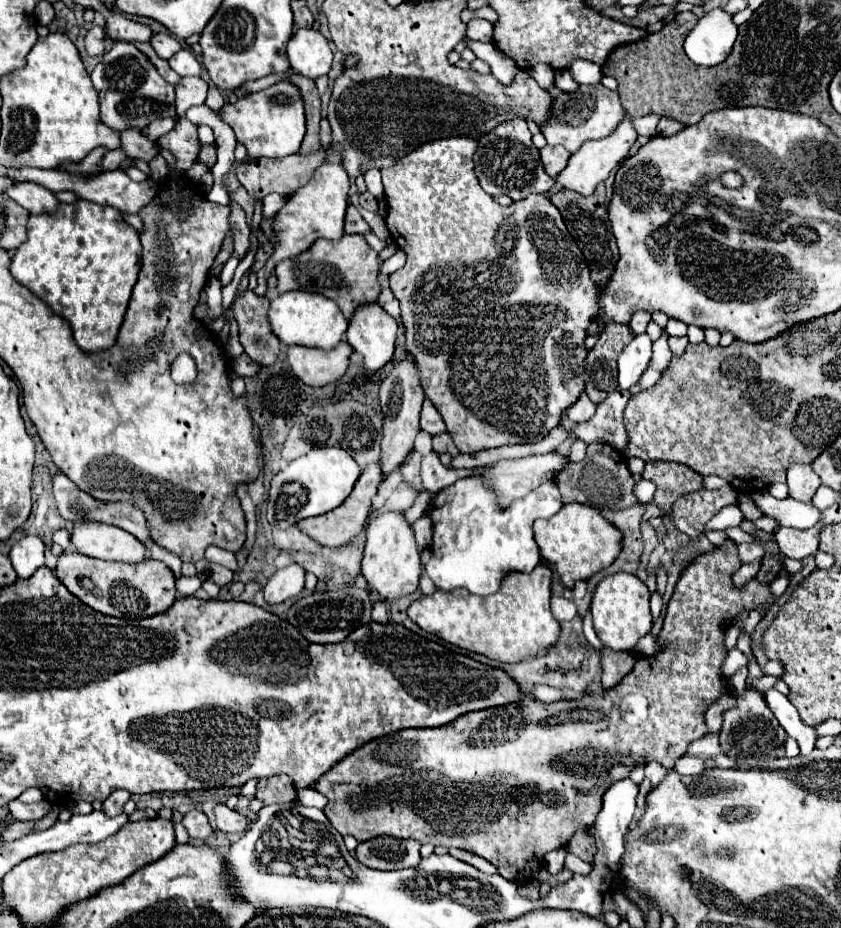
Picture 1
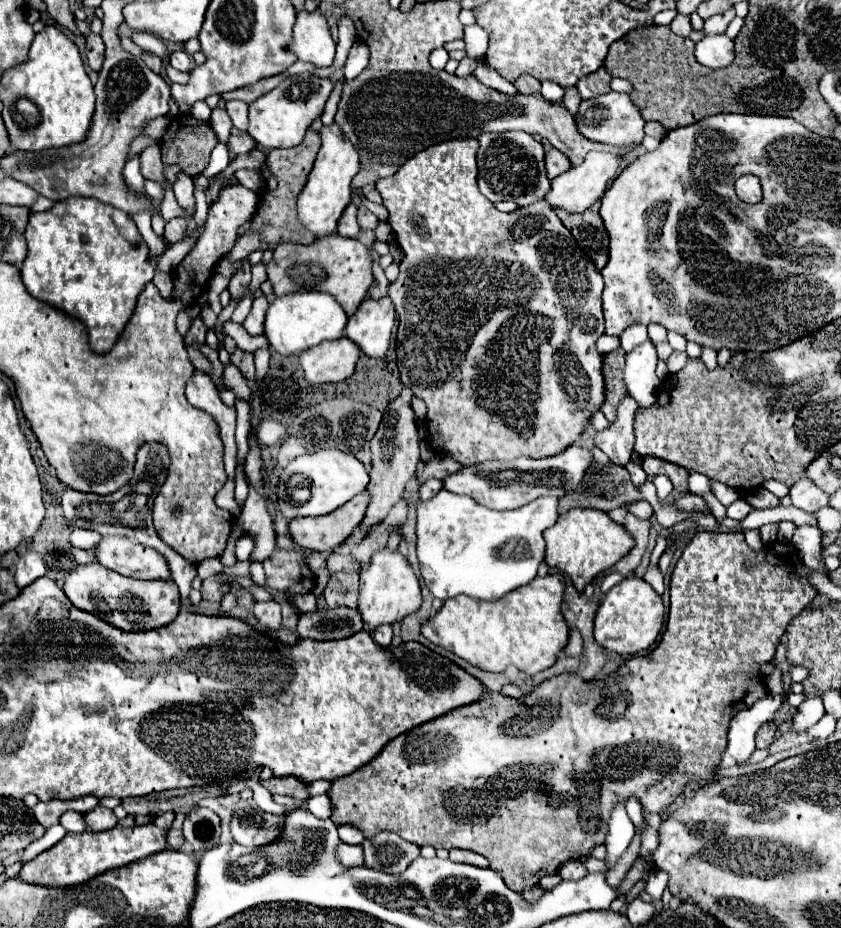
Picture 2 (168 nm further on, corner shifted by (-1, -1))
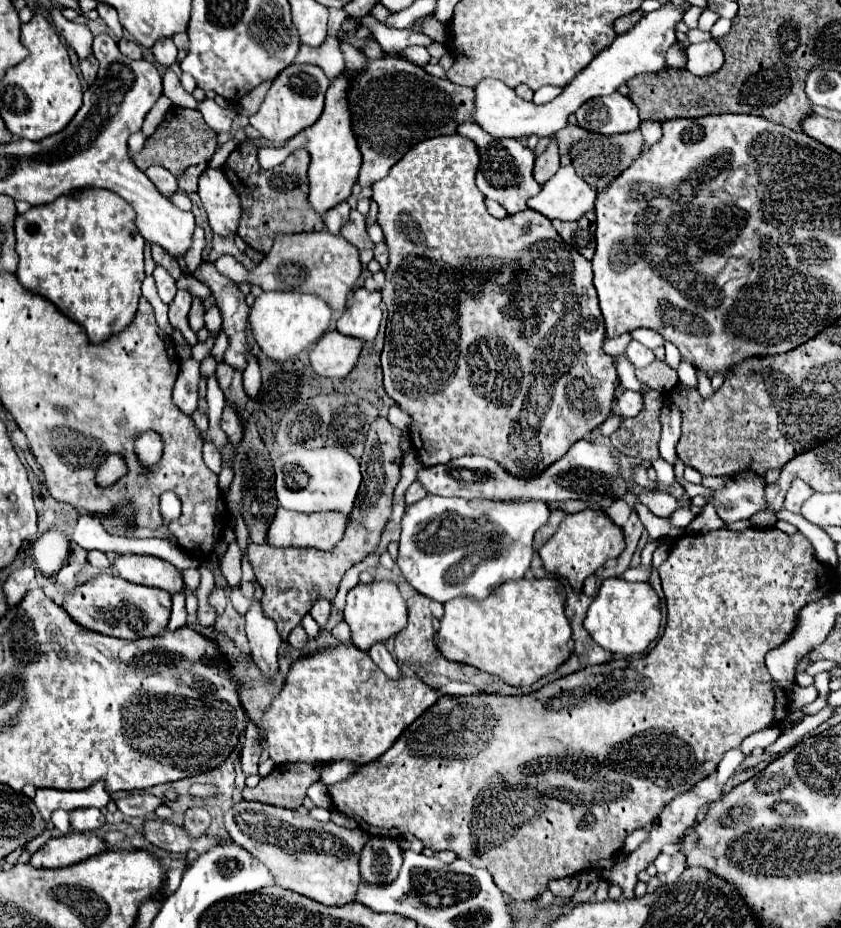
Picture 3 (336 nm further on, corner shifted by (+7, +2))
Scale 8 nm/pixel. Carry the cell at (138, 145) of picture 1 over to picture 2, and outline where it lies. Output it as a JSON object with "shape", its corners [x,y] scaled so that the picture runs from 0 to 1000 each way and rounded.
{"shape":[[[187,155],[172,159],[168,164],[168,188],[172,194],[182,196],[196,196],[194,190],[194,175],[191,175],[191,162]]]}

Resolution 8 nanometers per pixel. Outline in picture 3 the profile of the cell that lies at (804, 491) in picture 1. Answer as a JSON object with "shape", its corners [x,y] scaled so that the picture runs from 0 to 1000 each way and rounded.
{"shape":[[[945,516],[941,520],[941,527],[936,529],[936,536],[933,536],[933,548],[941,551],[941,553],[952,553],[952,544],[960,540],[960,536],[967,533],[967,527],[957,520],[957,518],[950,518]]]}

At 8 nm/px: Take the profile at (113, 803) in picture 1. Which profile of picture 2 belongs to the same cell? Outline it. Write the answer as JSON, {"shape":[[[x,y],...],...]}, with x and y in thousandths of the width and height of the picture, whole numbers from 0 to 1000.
{"shape":[[[115,869],[115,871],[111,871],[108,875],[101,875],[99,877],[101,879],[101,886],[103,886],[103,890],[111,894],[111,897],[120,897],[120,894],[132,894],[132,892],[137,892],[139,890],[139,879],[134,877],[134,873],[130,873],[130,871],[125,871],[125,869]]]}

